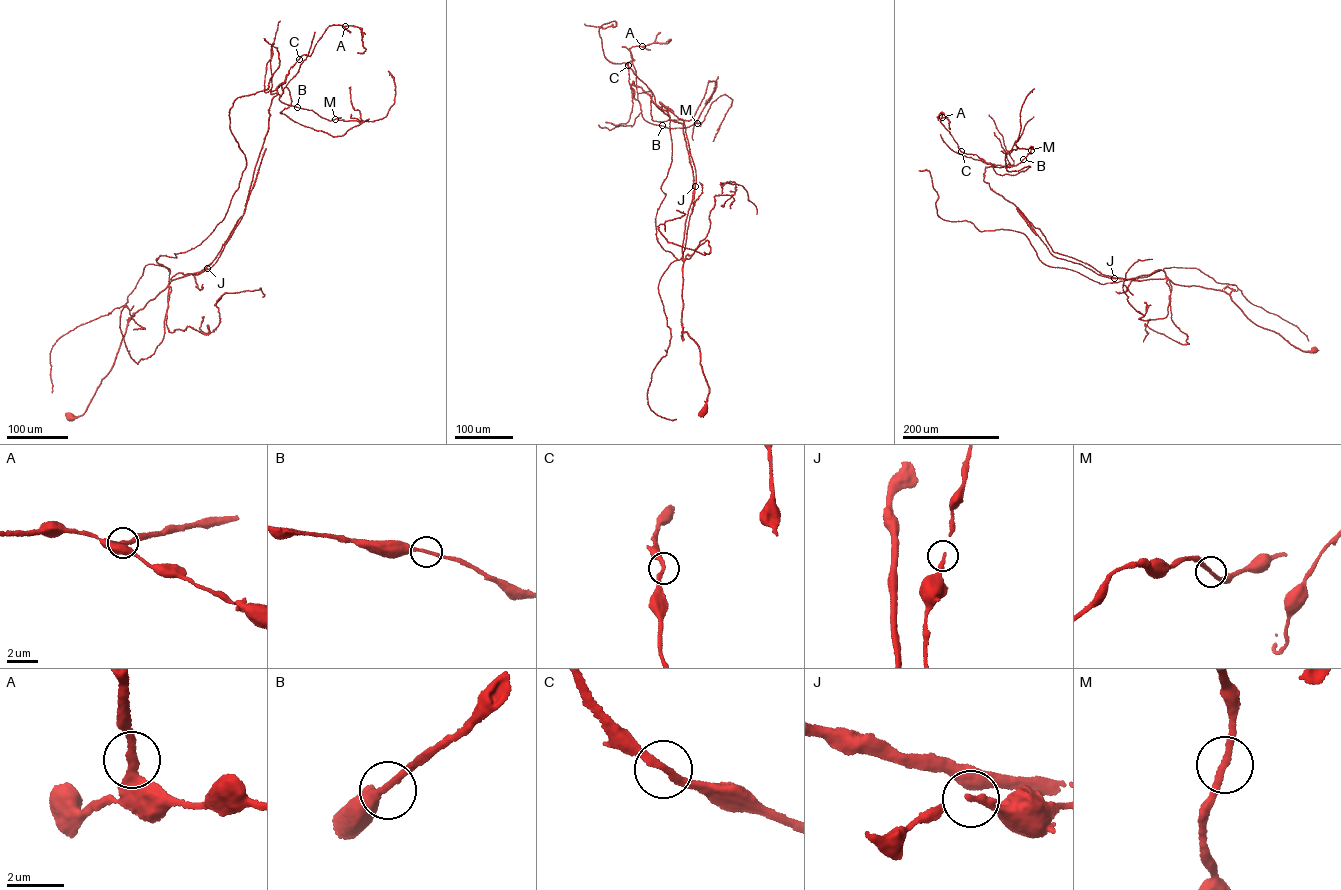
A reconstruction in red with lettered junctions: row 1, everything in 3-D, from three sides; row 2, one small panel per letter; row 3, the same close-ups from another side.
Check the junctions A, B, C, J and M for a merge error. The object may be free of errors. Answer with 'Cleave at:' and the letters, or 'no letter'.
Cleave at: no letter

